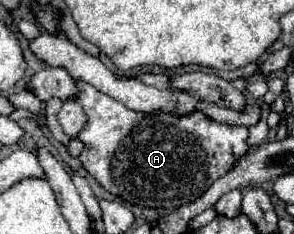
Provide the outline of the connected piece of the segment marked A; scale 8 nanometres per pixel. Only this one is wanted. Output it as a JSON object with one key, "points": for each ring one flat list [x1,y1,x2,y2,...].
{"points":[[76,81,76,97,78,105,86,111,86,125,78,133,78,139,84,143,84,149,80,153,82,167,112,195,144,207,162,207,162,209,176,209,182,207,194,199,198,199,218,177,226,175,234,163,236,157,244,155,248,151,248,127,242,125,226,125,212,121,208,115,194,111,188,115,176,115,176,113,136,113,128,109,122,101,100,93,92,85,84,81]]}

